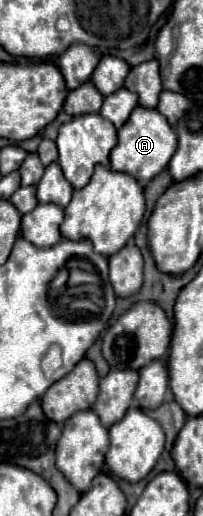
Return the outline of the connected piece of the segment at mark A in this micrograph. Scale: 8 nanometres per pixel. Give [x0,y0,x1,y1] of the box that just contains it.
[111,107,177,183]

